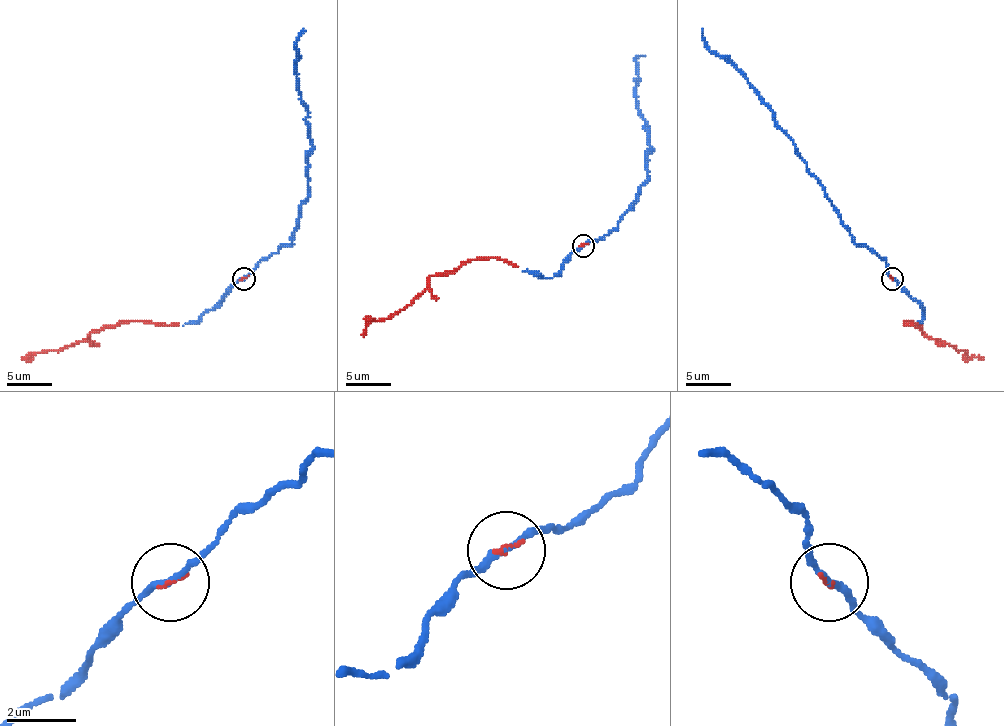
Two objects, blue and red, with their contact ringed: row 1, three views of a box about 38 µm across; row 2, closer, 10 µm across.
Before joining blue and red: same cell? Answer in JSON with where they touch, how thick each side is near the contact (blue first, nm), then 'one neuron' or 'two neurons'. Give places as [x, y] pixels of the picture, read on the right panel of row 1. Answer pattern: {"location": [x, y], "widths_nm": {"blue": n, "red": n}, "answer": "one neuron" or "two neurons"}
{"location": [892, 278], "widths_nm": {"blue": 180, "red": 90}, "answer": "one neuron"}

